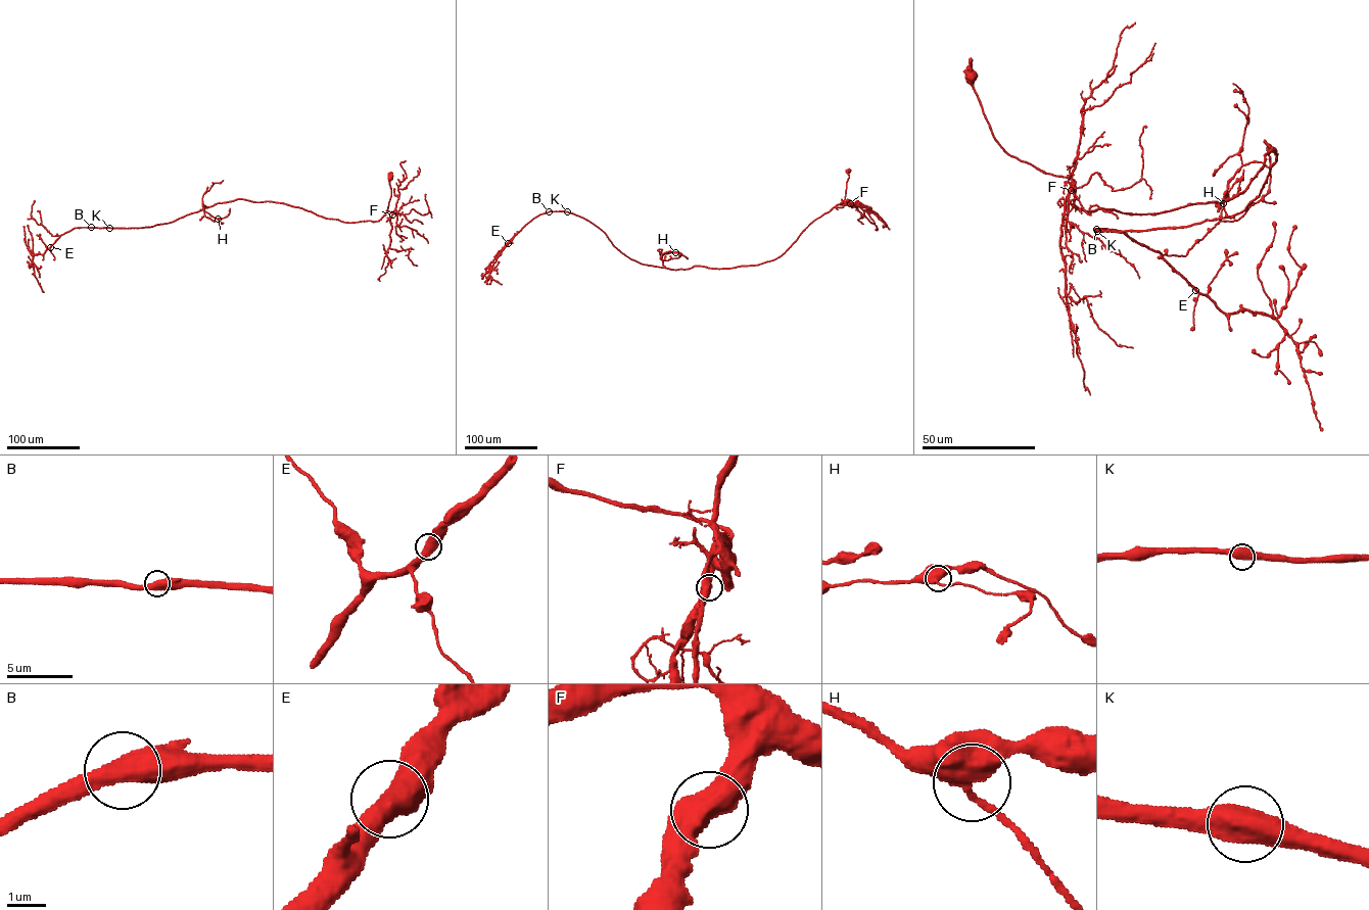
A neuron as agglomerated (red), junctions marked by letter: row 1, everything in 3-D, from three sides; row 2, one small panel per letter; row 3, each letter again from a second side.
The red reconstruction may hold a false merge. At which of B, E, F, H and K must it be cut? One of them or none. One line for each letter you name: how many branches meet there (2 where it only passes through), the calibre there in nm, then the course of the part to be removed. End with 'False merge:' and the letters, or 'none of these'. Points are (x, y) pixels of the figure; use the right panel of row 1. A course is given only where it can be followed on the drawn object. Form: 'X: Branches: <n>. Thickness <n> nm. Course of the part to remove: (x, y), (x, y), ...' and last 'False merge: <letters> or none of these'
False merge: none of these

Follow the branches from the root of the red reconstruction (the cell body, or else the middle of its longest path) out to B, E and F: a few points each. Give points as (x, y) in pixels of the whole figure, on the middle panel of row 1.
B: (848, 171), (847, 204), (813, 221), (779, 256), (755, 266), (670, 270), (643, 264), (587, 221), (550, 211)
E: (848, 171), (847, 204), (755, 266), (643, 264), (563, 211), (536, 217), (508, 243)
F: (848, 171), (844, 201), (850, 203)

